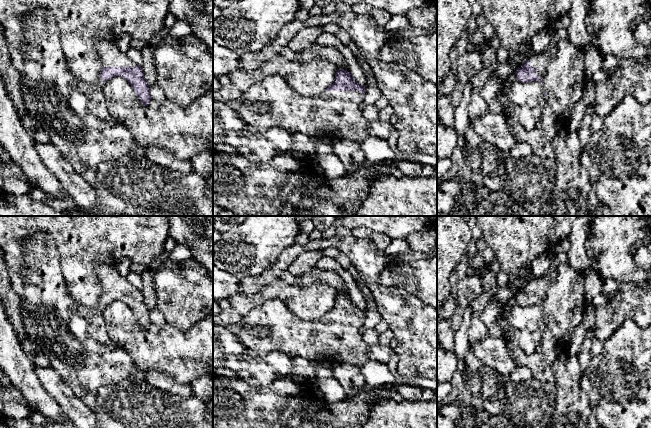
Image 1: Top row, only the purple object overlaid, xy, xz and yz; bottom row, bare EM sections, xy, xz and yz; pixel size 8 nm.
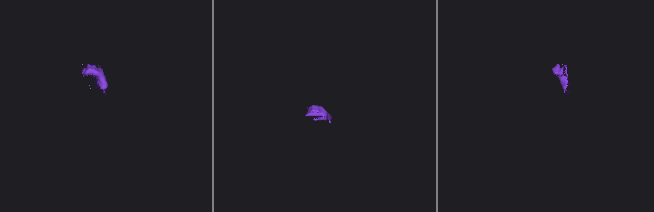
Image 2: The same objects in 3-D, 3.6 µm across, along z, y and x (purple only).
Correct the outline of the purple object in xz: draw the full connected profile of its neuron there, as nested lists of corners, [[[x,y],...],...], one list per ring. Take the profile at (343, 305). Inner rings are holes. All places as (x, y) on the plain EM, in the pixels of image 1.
[[[338,293],[333,307],[323,316],[306,321],[295,316],[279,299],[269,299],[252,309],[240,321],[227,329],[237,337],[245,349],[245,355],[258,358],[272,351],[281,351],[289,357],[304,357],[312,362],[321,361],[334,365],[347,363],[361,367],[367,361],[389,361],[394,351],[390,346],[367,343],[362,340],[361,328],[366,310],[358,308],[350,296]]]

